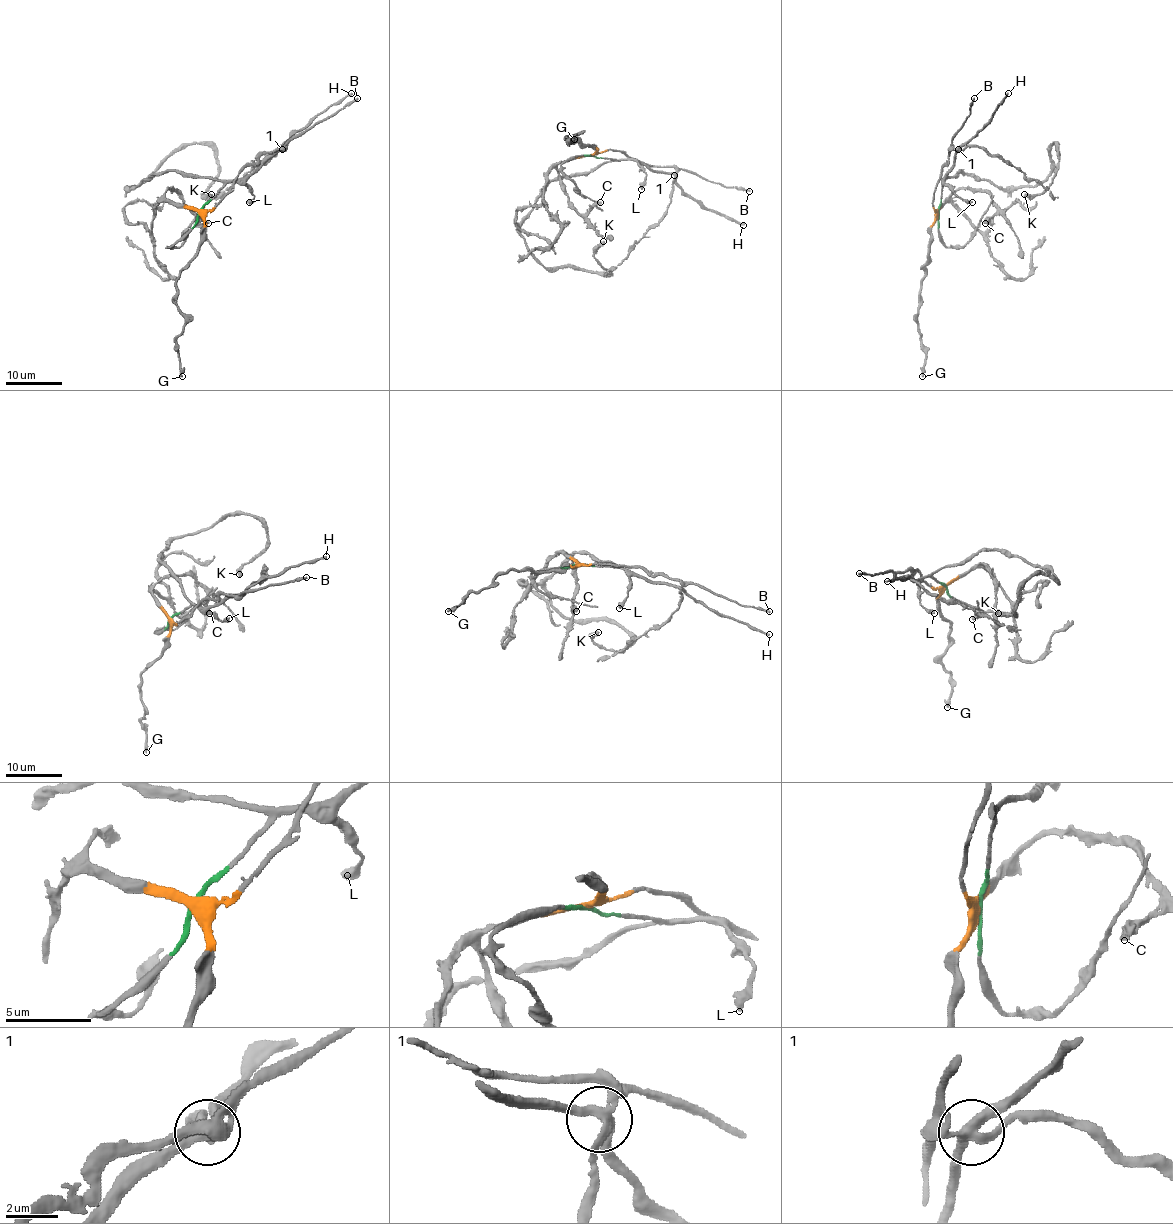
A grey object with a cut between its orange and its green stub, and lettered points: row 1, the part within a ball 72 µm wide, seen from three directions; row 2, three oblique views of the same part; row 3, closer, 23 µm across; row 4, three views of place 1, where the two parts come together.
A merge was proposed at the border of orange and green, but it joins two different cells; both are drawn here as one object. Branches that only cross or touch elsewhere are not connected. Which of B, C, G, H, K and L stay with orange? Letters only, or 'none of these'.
B, C, G

